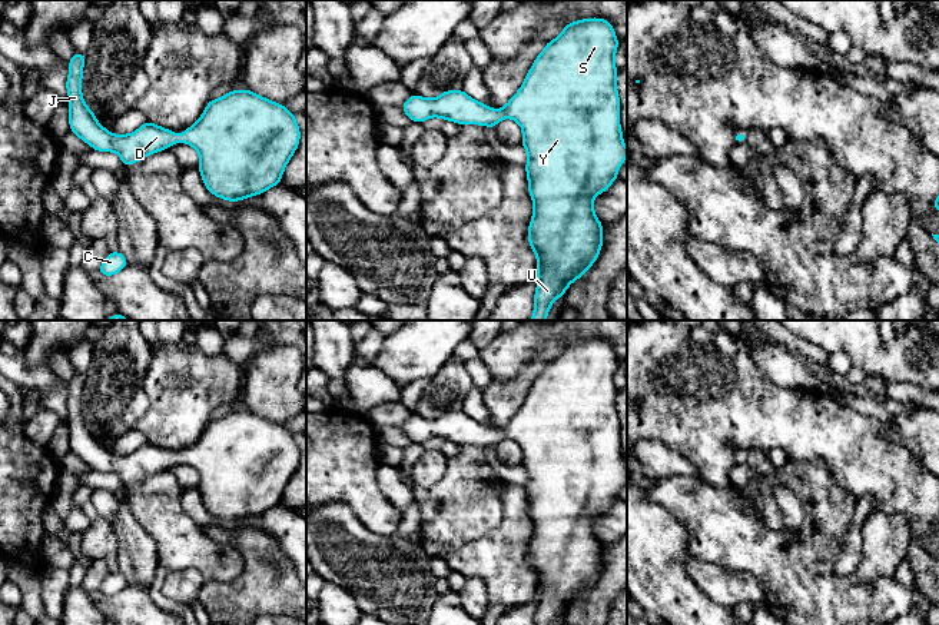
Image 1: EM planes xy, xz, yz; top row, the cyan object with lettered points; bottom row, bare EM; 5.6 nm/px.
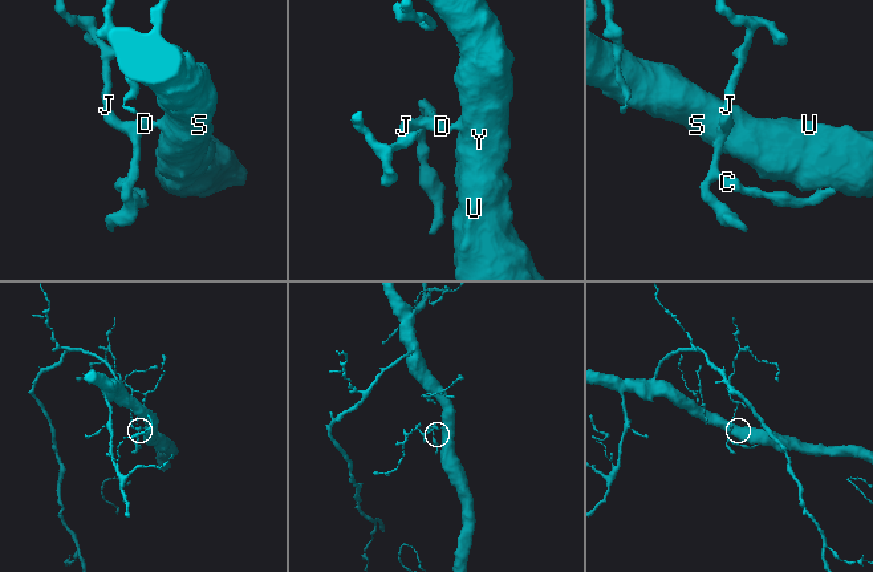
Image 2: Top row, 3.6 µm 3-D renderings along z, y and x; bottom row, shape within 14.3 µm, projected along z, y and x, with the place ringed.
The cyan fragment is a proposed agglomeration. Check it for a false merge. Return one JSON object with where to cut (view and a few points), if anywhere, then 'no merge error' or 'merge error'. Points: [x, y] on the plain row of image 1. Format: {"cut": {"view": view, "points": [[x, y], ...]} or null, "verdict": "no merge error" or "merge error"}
{"cut": null, "verdict": "no merge error"}

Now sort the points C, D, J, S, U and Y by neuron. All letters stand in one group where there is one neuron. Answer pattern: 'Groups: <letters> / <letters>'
Groups: C D J S U Y

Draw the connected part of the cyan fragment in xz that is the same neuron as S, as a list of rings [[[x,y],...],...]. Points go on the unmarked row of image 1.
[[[597,338],[577,340],[565,345],[563,353],[545,365],[528,390],[522,406],[498,432],[474,420],[464,410],[448,410],[435,419],[411,415],[401,426],[404,433],[419,445],[429,438],[441,438],[457,445],[495,448],[504,438],[508,438],[521,446],[521,465],[528,476],[524,486],[528,513],[534,522],[528,562],[537,575],[535,625],[553,625],[557,618],[564,616],[567,608],[583,598],[597,581],[603,566],[603,543],[595,536],[593,519],[618,499],[617,492],[627,476],[620,448],[620,419],[616,403],[618,390],[614,385],[614,375],[617,369],[618,359],[610,342]]]

